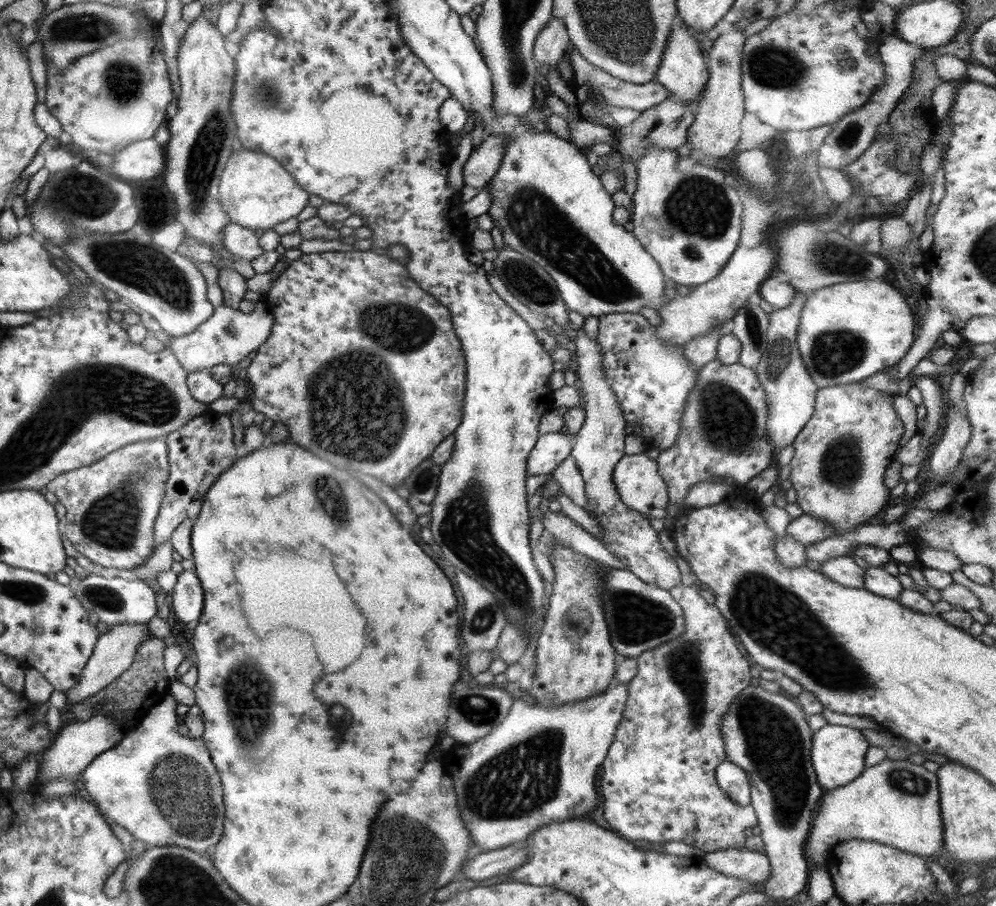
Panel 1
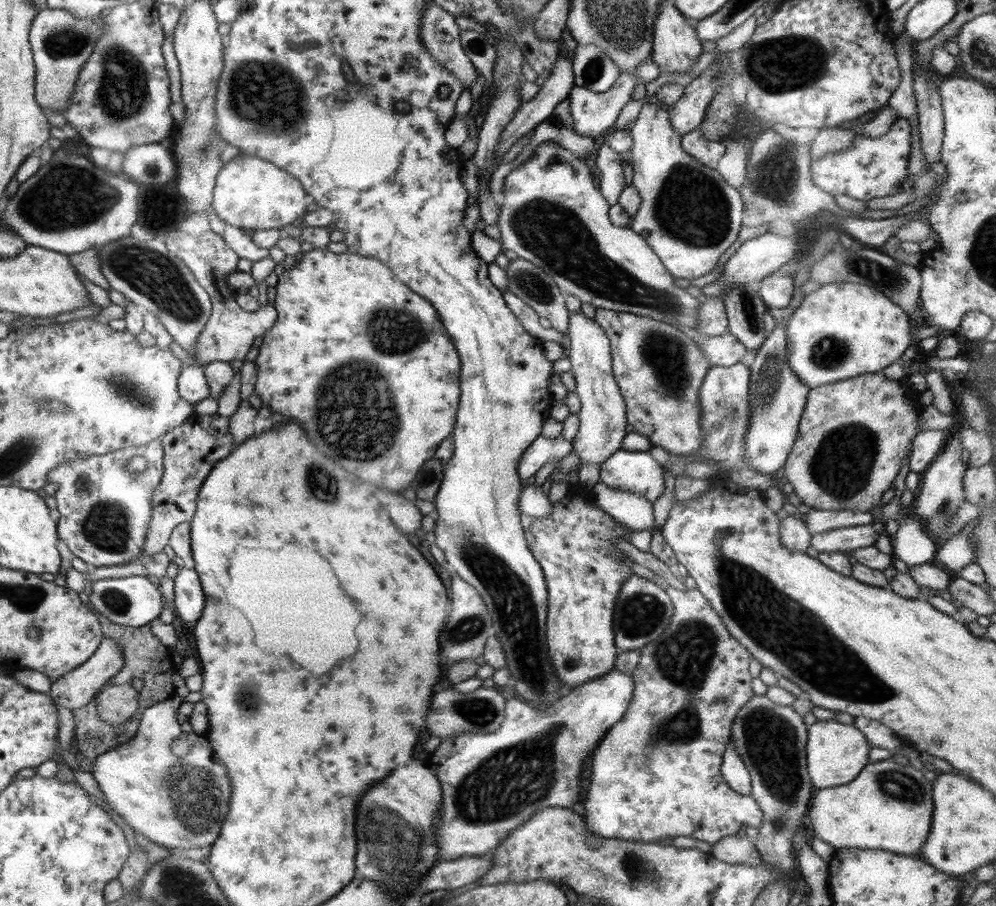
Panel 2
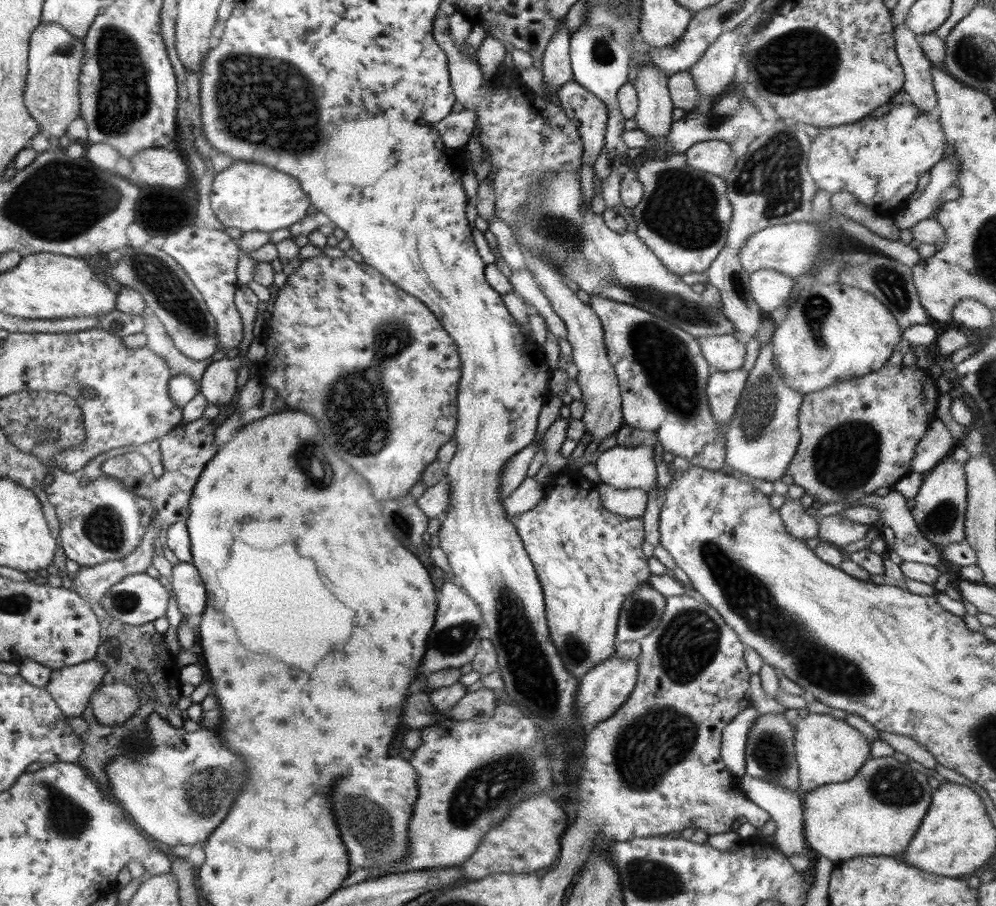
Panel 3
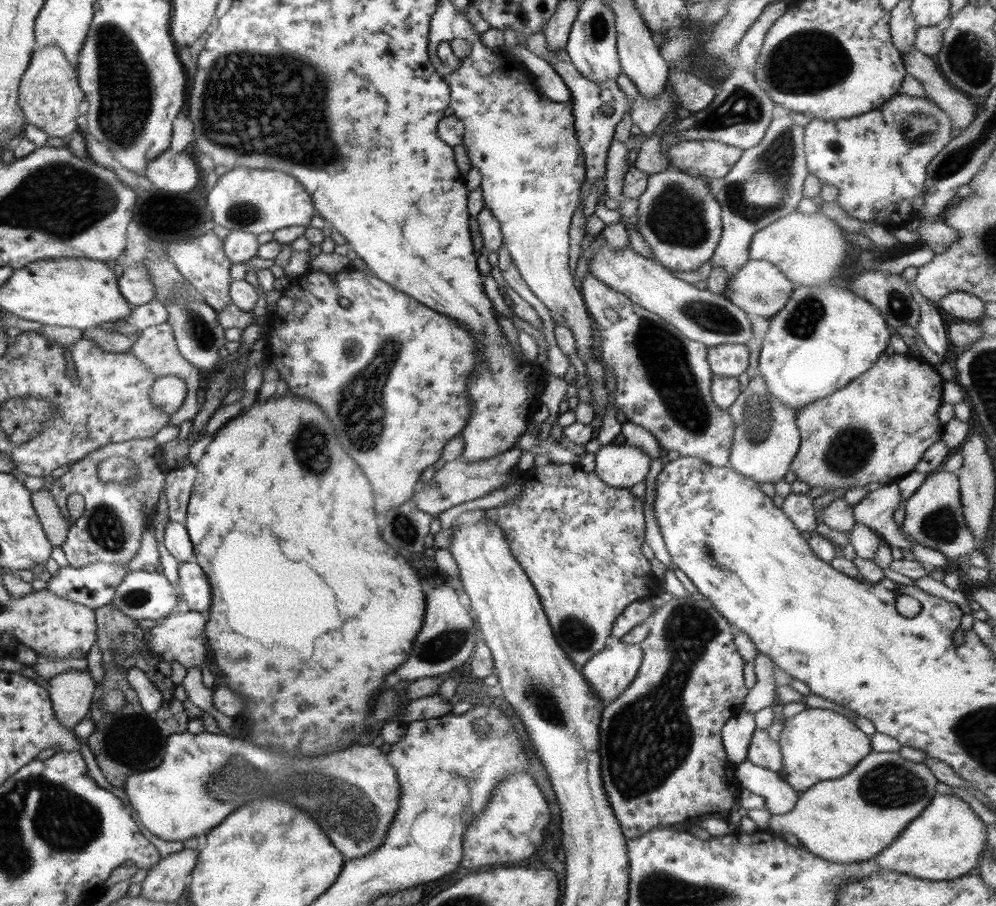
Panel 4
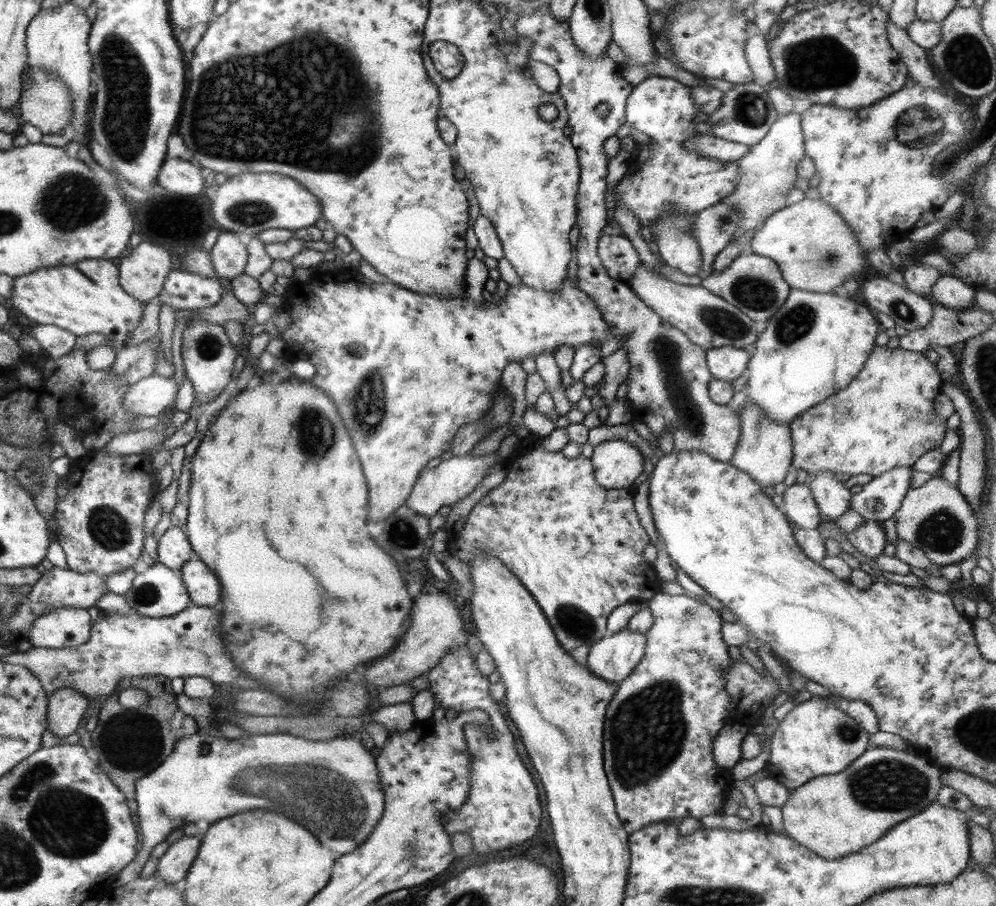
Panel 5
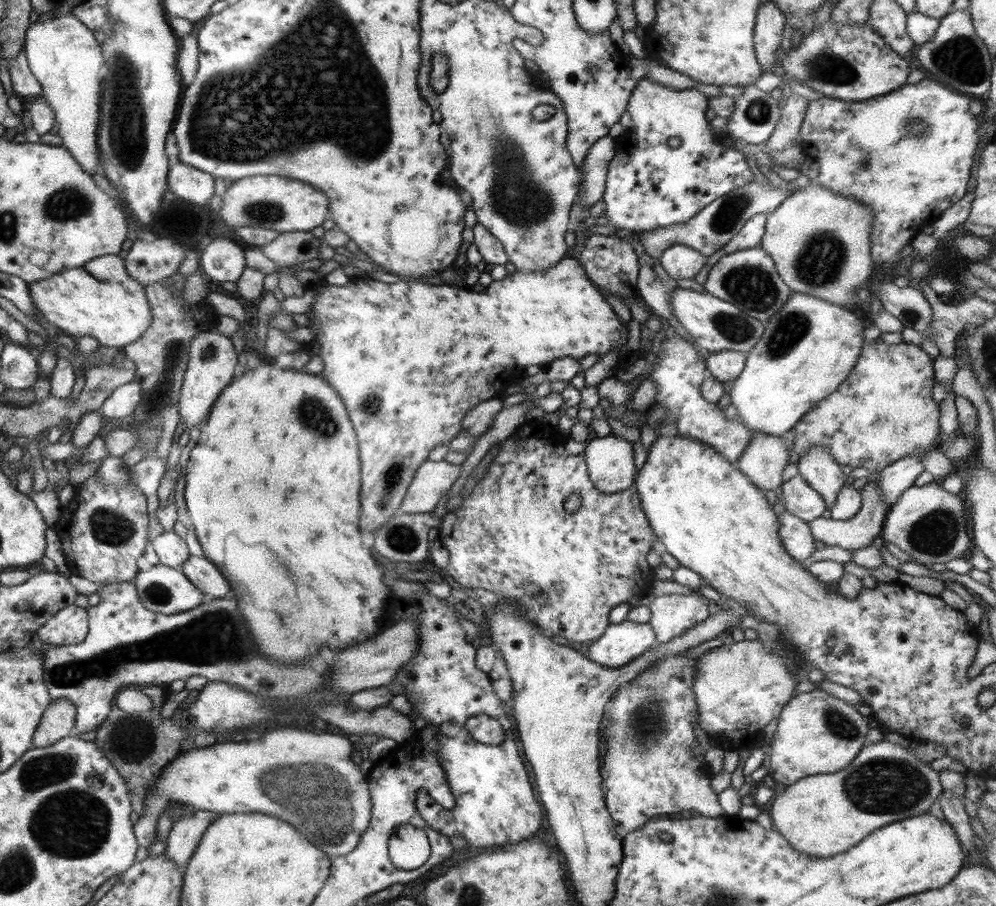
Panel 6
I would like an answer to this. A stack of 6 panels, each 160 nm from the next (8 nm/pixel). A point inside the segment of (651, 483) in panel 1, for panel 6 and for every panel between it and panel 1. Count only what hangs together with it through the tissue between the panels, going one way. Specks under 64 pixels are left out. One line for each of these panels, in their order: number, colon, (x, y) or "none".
2: (637, 472)
3: (623, 468)
4: (620, 465)
5: (616, 463)
6: (610, 459)

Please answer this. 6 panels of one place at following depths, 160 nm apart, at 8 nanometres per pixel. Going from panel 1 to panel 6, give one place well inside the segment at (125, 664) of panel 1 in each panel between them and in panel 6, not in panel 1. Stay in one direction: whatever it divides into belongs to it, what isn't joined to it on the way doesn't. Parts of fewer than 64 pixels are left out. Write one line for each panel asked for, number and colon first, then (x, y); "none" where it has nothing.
2: (74, 690)
3: (71, 687)
4: (71, 693)
5: (66, 706)
6: (58, 720)

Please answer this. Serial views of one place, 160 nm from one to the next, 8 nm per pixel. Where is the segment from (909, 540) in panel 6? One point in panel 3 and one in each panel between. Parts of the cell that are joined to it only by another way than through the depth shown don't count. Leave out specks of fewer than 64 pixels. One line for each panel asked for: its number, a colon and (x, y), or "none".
3: (940, 509)
4: (934, 517)
5: (935, 518)

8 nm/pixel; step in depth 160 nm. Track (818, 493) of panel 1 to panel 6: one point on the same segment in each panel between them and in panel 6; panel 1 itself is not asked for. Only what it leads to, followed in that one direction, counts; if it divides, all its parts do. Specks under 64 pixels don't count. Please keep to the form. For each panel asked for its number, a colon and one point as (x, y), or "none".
2: (854, 434)
3: (857, 436)
4: (875, 429)
5: (885, 418)
6: (884, 410)

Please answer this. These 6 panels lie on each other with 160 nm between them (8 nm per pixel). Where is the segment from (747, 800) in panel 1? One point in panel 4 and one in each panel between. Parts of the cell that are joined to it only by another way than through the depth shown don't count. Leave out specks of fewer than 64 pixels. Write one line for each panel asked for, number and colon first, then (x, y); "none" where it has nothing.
2: (734, 772)
3: (734, 736)
4: (736, 734)

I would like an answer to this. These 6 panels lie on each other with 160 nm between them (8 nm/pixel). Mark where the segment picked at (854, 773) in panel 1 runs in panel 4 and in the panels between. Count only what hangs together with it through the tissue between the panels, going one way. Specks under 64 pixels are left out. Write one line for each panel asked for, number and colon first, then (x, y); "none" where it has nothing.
2: (836, 753)
3: (828, 750)
4: (817, 744)

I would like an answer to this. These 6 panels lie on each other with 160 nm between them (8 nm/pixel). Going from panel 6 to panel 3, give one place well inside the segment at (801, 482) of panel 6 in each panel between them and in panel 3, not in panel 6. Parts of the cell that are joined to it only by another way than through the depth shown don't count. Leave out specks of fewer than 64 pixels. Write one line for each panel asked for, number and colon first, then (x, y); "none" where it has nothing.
3: (798, 523)
4: (799, 508)
5: (802, 511)

